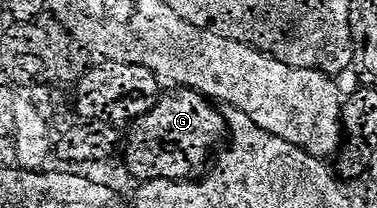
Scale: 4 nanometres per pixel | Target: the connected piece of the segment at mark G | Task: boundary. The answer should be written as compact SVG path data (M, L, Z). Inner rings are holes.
M178 86L167 91L160 95L157 106L153 106L149 114L130 121L126 125L127 132L125 128L125 163L129 174L139 182L190 180L198 177L208 167L213 153L228 135L222 111L206 96L194 92L192 88ZM219 143L221 144L218 146Z

